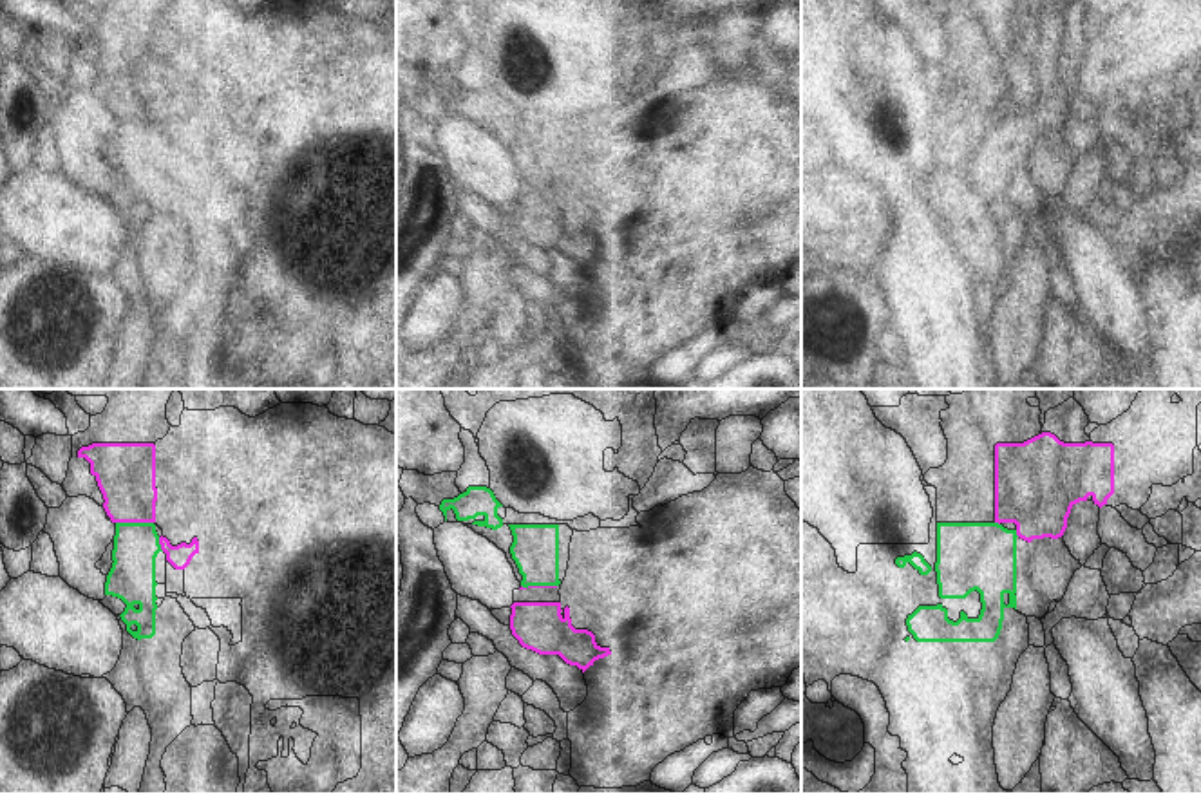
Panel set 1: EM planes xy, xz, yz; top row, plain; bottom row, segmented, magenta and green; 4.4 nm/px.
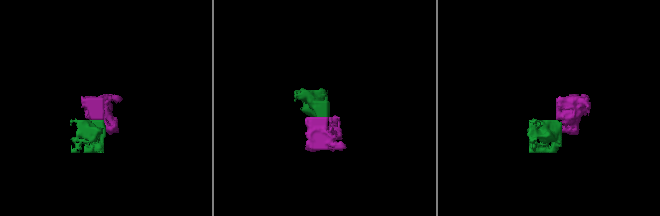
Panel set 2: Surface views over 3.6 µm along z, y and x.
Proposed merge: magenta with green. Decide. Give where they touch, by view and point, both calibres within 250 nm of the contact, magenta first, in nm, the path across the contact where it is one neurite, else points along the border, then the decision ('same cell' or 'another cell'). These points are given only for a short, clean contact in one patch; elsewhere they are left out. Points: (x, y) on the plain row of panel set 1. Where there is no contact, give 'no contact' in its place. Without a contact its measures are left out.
meets magenta in xy at (134, 116); 260 nm thick on the magenta side, 200 nm on the other; runs through xy (125, 67), (134, 116), (136, 140); same cell

